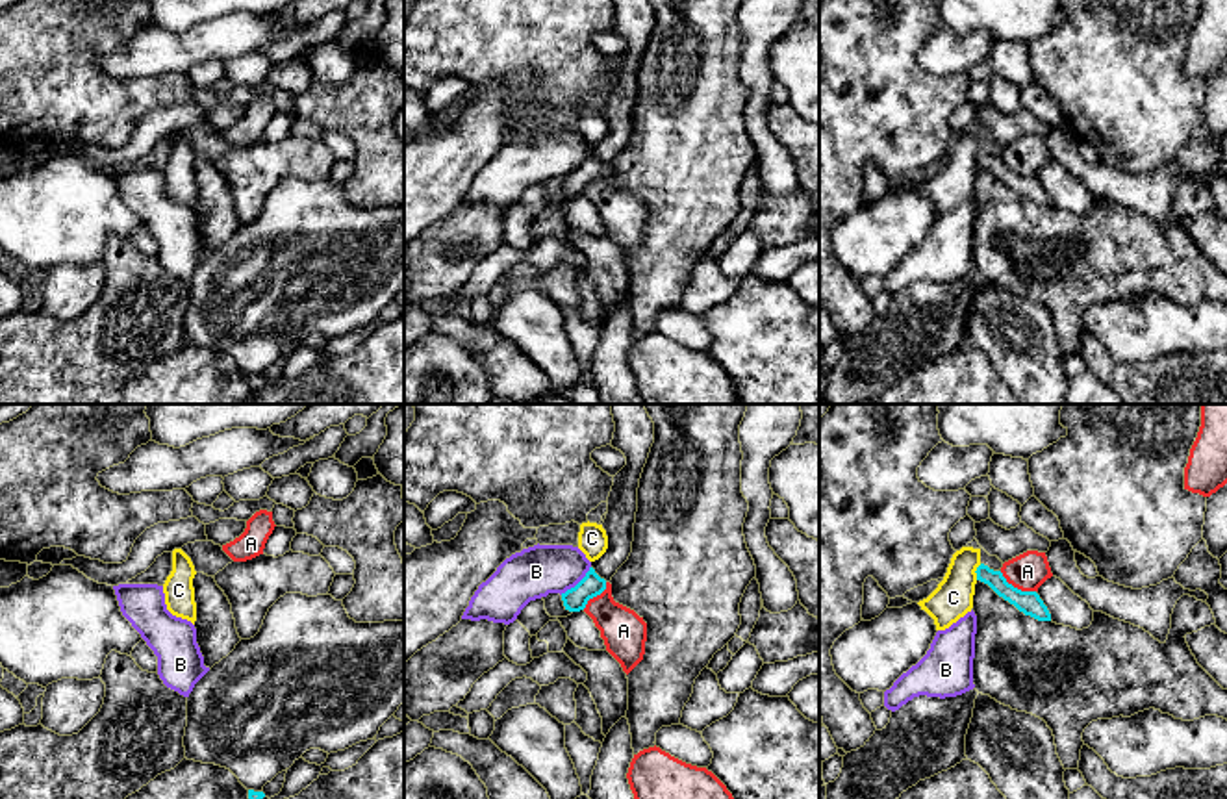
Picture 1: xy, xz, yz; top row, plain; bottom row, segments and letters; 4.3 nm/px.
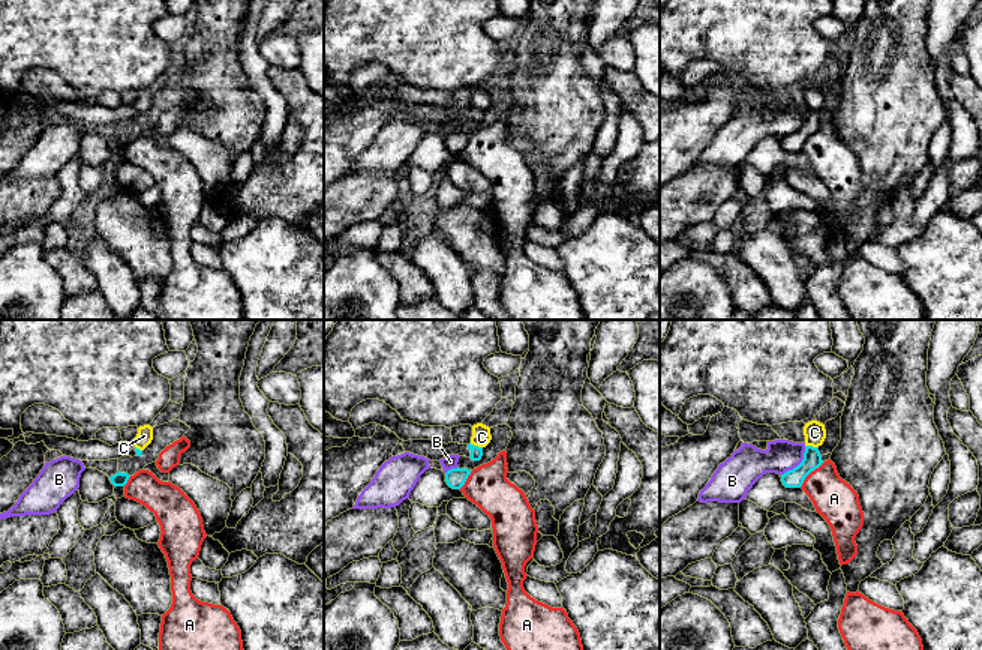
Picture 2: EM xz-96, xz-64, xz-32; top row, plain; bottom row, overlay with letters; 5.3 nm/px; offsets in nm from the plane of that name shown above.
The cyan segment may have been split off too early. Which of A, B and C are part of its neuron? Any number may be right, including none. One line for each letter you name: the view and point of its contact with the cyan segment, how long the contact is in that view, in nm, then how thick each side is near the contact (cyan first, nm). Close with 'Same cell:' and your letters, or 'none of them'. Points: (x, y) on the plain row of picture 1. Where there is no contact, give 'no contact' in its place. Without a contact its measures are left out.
Same cell: none of them

